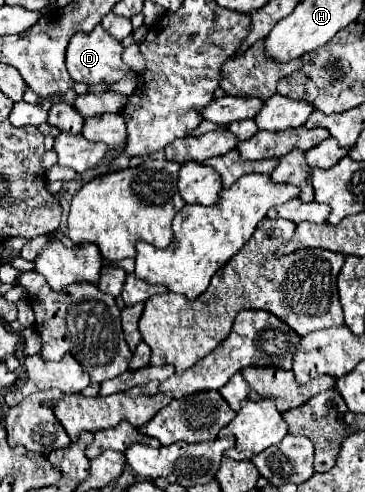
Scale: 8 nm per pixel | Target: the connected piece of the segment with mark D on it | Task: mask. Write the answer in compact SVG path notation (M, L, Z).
M95 26L95 30L91 34L75 34L69 40L67 60L65 60L67 70L73 78L73 82L83 82L87 86L101 84L101 82L115 84L129 72L129 66L121 60L123 50L125 48L121 46L121 42L117 38L111 38L111 34L107 34L107 30L103 30L103 26Z

